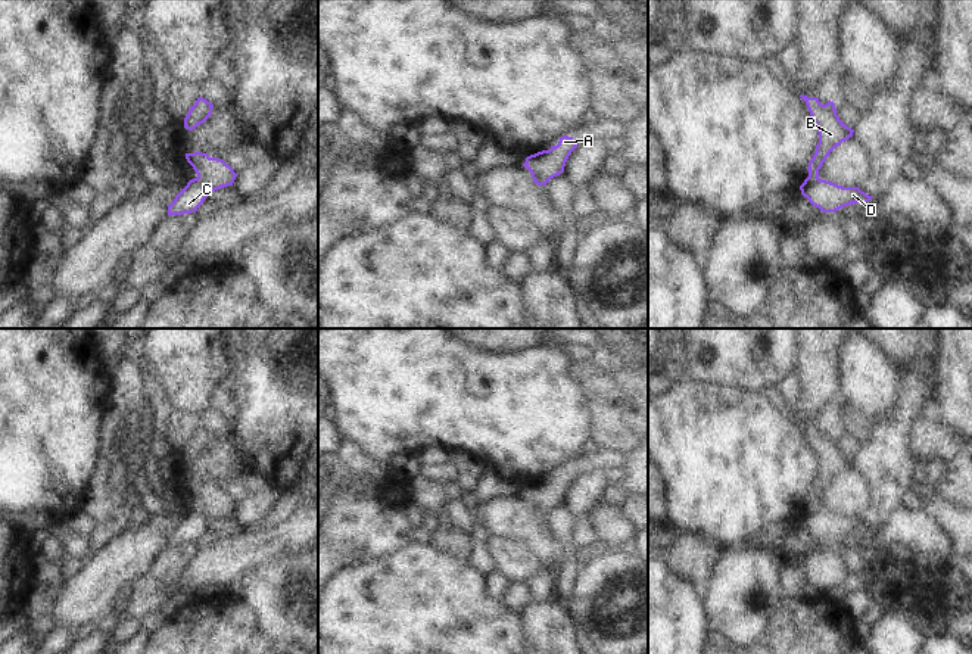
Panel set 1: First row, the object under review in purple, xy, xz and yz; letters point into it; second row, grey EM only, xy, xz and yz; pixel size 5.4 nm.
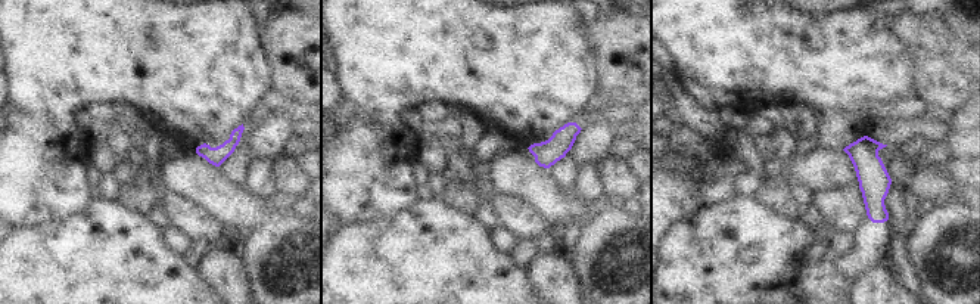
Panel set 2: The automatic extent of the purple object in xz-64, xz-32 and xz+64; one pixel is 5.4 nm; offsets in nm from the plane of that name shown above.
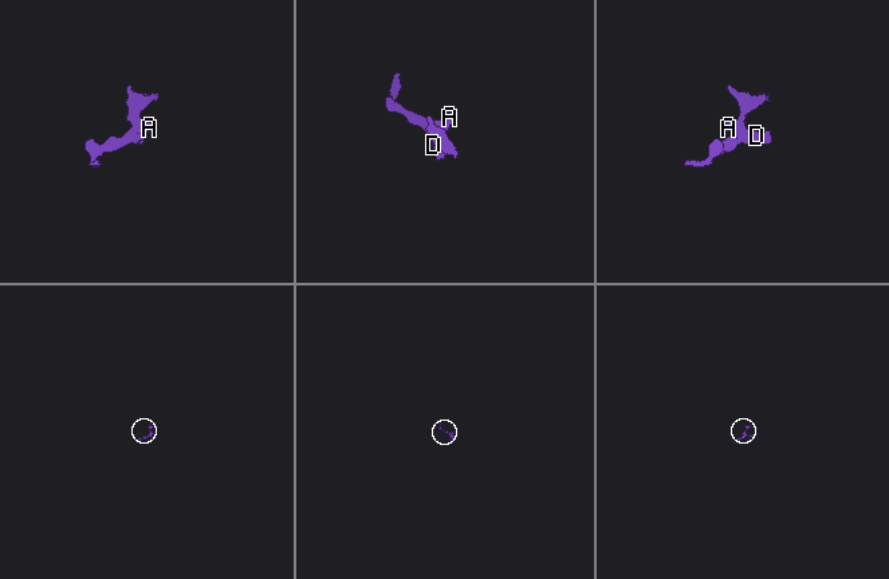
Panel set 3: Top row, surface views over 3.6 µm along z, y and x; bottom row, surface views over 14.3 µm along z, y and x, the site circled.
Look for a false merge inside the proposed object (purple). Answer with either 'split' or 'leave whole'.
split

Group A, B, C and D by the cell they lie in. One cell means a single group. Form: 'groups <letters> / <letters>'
groups A B / C D

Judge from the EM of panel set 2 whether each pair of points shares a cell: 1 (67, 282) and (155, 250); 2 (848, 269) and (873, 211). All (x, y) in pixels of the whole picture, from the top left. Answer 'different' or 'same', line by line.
1: same
2: same

